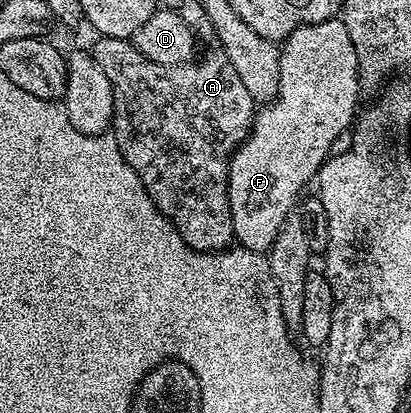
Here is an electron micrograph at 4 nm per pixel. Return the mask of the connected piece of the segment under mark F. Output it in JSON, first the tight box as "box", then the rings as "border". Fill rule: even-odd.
{"box":[228,18,362,254],"border":[[[338,18],[295,28],[287,40],[283,41],[280,65],[282,74],[276,98],[257,111],[256,118],[252,121],[252,131],[236,149],[228,164],[228,201],[235,243],[241,249],[261,254],[269,251],[288,216],[293,215],[295,208],[292,207],[295,206],[296,199],[297,204],[301,199],[300,191],[315,181],[320,167],[333,155],[337,147],[336,139],[353,127],[358,116],[356,103],[362,97],[354,42],[350,42],[350,34],[346,34],[346,26]]]}

